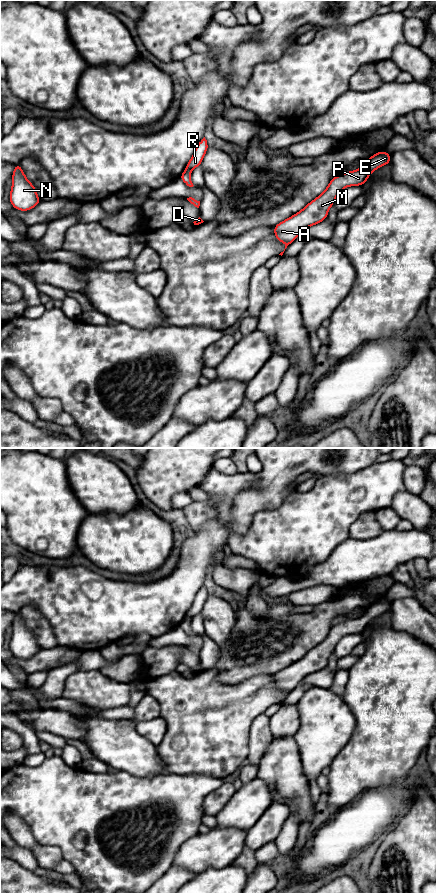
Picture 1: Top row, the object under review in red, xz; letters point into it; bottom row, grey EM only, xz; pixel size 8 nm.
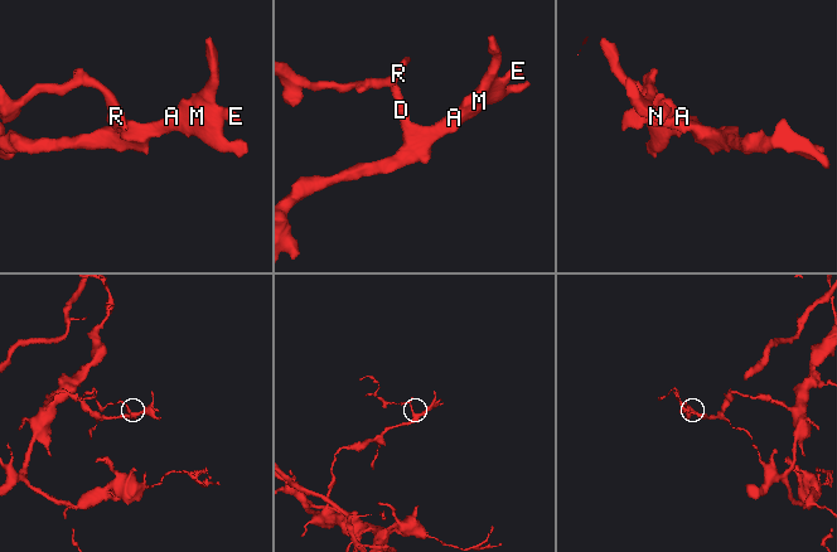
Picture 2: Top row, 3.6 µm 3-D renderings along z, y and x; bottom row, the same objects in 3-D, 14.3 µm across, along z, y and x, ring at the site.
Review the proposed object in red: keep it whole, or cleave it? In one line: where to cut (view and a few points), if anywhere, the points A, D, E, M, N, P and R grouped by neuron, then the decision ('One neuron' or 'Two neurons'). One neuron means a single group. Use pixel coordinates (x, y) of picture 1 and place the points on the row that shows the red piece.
Split along xz (184, 171), (189, 173). Groups: A D E M P / N R. Two neurons

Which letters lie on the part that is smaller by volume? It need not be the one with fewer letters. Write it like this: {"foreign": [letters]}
{"foreign": ["N", "R"]}

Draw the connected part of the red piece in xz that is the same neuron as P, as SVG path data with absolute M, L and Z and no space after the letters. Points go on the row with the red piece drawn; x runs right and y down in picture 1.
M379 151L367 159L360 169L333 177L328 187L316 199L295 215L273 227L275 238L283 242L286 249L306 228L327 218L330 207L344 188L363 185L374 170L390 162L391 155L385 151Z

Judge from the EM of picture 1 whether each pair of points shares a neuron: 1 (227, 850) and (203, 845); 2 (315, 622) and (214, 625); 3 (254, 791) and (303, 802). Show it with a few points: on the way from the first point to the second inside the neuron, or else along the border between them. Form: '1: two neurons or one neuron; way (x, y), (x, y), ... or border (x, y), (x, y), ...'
1: one neuron; way (221, 849), (209, 849)
2: two neurons; border (236, 618), (230, 637), (223, 645)
3: two neurons; border (257, 776), (268, 786), (273, 801)

